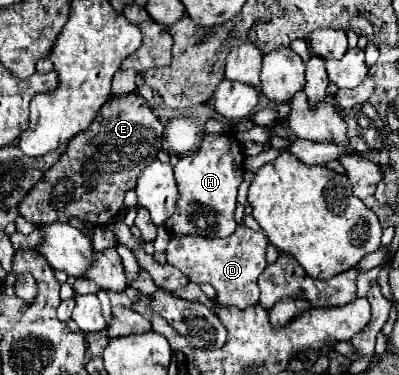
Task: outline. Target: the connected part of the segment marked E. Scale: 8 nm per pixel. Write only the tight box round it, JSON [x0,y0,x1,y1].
[19,94,165,226]

